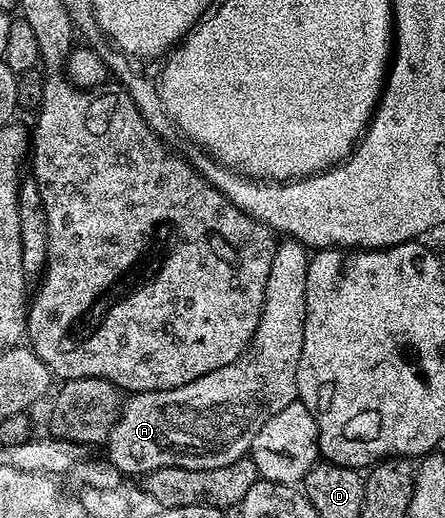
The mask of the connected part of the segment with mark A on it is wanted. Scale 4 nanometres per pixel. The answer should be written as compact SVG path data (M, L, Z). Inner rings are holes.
M287 237L281 238L276 244L276 252L270 261L270 277L266 277L266 297L262 305L262 313L258 325L254 329L254 337L248 343L248 348L244 350L240 356L234 361L230 361L230 365L222 365L222 369L214 369L210 373L206 373L202 377L198 377L194 381L190 381L181 387L174 389L166 389L165 391L138 391L131 396L132 399L123 404L120 409L120 416L114 425L114 429L108 434L108 442L106 444L106 458L108 462L114 464L120 470L121 476L137 475L143 477L154 469L162 469L163 467L181 467L182 469L218 469L222 465L230 465L236 463L239 459L245 458L251 452L252 442L258 433L258 429L262 429L262 425L266 425L266 421L270 421L270 417L274 417L274 413L282 413L282 409L286 409L286 405L297 402L296 394L296 378L298 377L298 361L302 357L302 341L304 340L304 330L306 329L306 273L308 272L308 260L310 258L309 248L299 243L296 239Z

